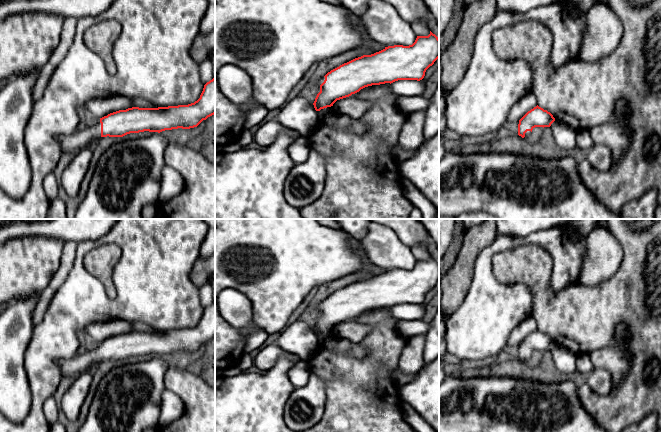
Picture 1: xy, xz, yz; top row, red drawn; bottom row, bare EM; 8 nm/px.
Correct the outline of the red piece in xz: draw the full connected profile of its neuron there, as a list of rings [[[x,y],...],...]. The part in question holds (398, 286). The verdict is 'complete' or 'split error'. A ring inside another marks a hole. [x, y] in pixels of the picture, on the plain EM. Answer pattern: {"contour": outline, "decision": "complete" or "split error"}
{"contour": [[[431,255],[428,260],[417,260],[412,269],[388,270],[374,278],[355,282],[319,303],[310,303],[320,311],[314,332],[320,335],[331,331],[337,324],[368,310],[398,304],[420,305],[438,282],[439,262]]], "decision": "split error"}

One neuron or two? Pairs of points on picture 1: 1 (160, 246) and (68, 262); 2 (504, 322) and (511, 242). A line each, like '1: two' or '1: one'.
1: two
2: one

